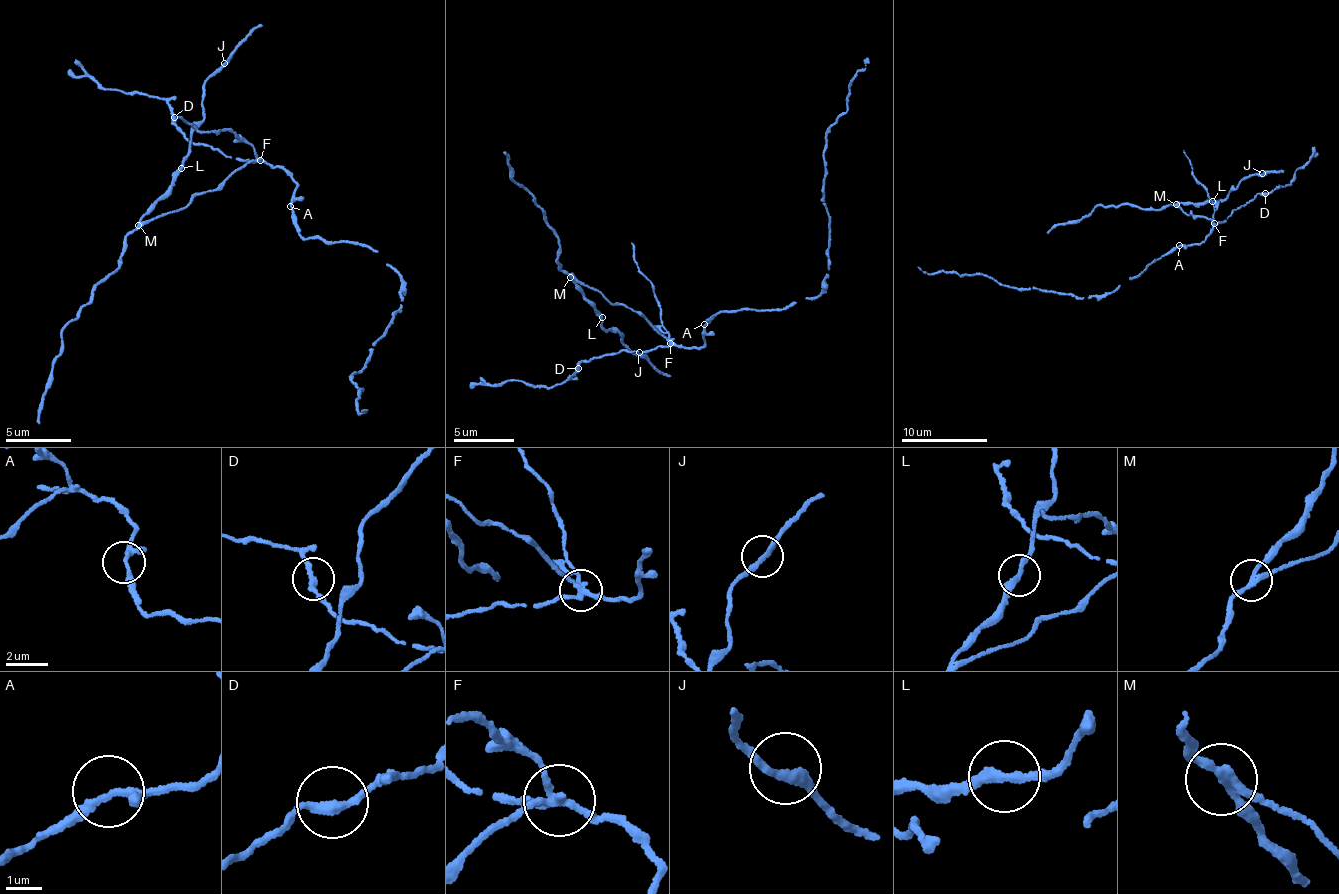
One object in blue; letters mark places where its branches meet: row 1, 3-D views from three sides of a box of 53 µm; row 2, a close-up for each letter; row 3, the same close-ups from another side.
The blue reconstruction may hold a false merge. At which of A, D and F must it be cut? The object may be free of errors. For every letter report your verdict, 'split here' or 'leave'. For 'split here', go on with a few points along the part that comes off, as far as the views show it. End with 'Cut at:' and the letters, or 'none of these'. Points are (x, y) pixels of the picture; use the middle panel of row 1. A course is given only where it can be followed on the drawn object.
A: leave
D: leave
F: split here | (671, 342), (643, 313), (608, 301), (559, 270), (559, 236), (530, 191), (512, 178), (506, 152)
Cut at: F

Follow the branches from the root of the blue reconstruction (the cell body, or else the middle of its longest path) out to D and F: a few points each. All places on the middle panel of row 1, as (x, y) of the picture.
D: (706, 326), (705, 343), (700, 346), (665, 342), (649, 350), (611, 351), (584, 361), (578, 368)
F: (706, 326), (705, 343), (700, 346), (671, 342)

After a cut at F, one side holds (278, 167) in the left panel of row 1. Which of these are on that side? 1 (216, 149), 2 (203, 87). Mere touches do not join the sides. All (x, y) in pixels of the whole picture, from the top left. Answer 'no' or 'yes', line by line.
1: yes
2: no

